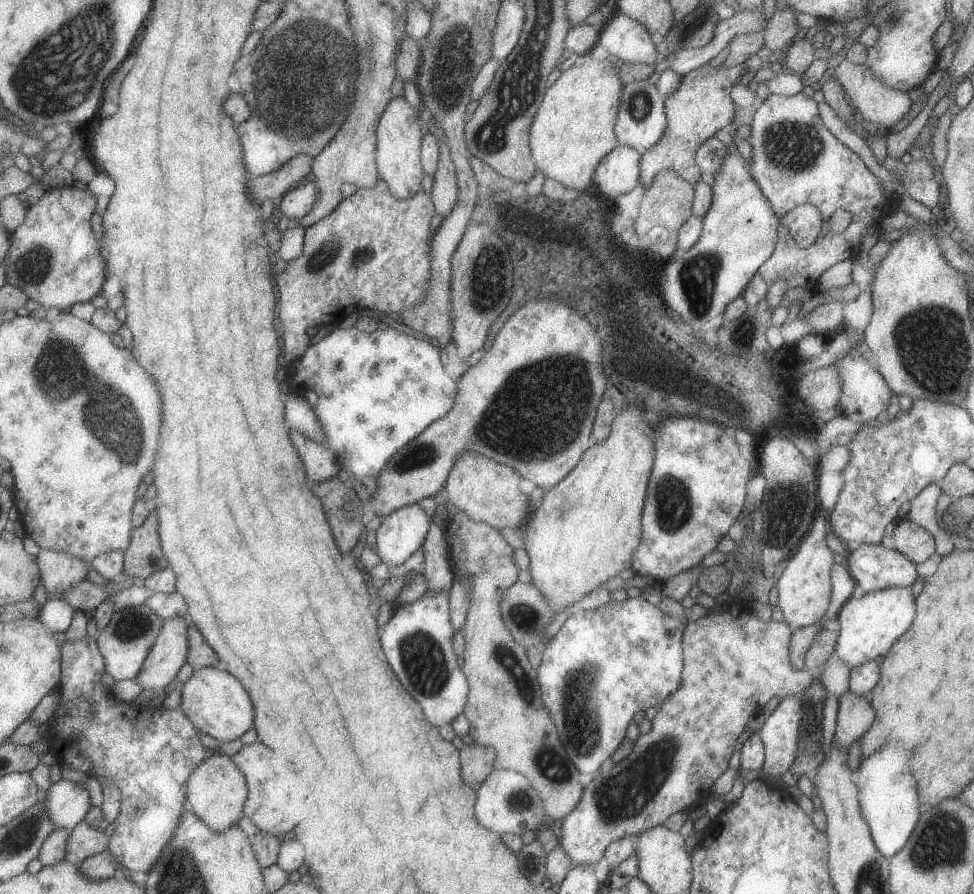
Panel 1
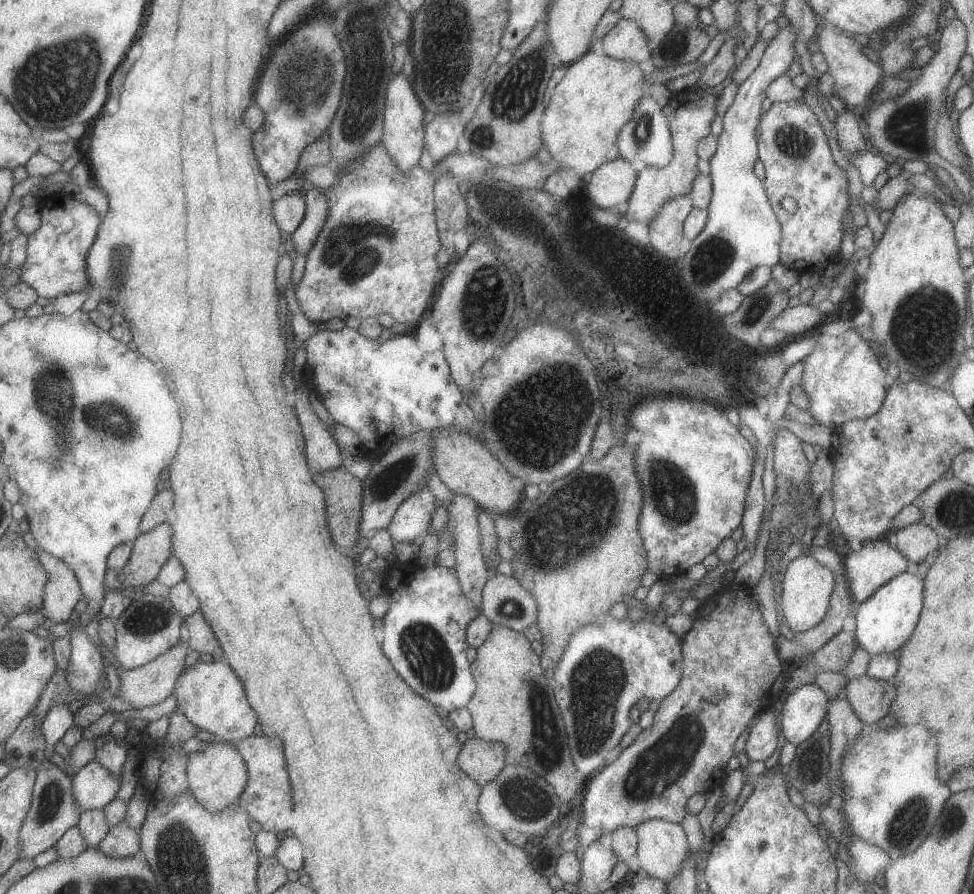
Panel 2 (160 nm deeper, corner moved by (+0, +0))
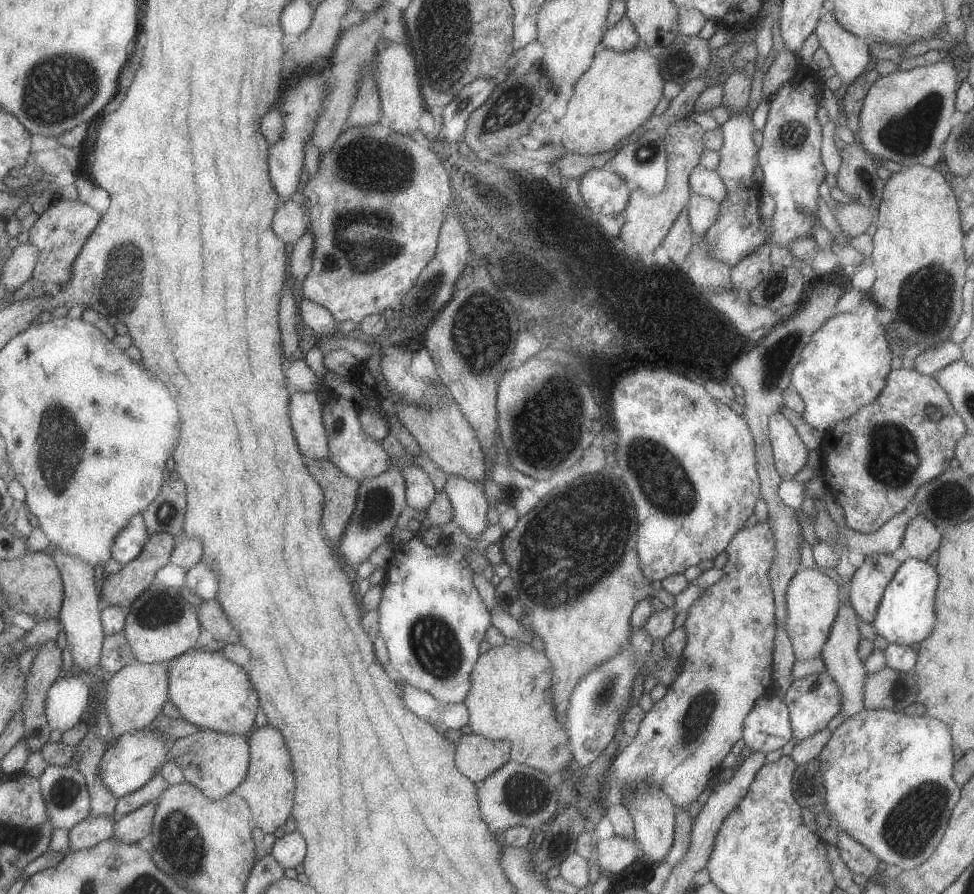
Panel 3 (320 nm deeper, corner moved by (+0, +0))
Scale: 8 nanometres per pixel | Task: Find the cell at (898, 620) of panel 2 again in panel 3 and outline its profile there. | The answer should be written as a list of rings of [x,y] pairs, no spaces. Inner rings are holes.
[[[909,556],[896,570],[894,578],[884,591],[877,615],[871,624],[877,636],[882,635],[889,642],[885,648],[888,667],[900,672],[914,670],[918,653],[910,645],[920,644],[934,630],[937,621],[935,598],[938,583],[937,568],[919,558]]]

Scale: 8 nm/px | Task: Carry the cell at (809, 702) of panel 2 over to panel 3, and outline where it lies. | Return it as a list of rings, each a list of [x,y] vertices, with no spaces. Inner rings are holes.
[[[827,669],[797,678],[787,690],[784,700],[789,708],[793,736],[799,742],[826,728],[828,722],[841,712],[841,692],[838,683],[829,675]]]

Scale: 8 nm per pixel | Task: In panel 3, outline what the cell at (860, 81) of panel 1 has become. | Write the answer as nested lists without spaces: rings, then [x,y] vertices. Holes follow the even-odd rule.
[[[830,4],[822,10],[814,33],[830,55],[832,68],[843,81],[843,89],[868,70],[872,60],[868,42],[842,26]]]

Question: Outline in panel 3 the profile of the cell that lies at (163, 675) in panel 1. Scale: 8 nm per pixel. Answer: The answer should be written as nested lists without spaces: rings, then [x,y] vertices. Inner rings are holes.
[[[136,660],[124,665],[105,684],[105,711],[111,726],[111,736],[116,738],[148,727],[162,712],[168,700],[167,663],[141,663]]]

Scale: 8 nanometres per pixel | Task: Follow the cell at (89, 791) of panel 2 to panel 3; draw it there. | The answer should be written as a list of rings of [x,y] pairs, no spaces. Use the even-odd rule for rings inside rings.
[[[145,729],[119,736],[102,757],[100,776],[117,798],[138,790],[145,790],[147,782],[168,762],[168,751],[172,740],[157,729]]]

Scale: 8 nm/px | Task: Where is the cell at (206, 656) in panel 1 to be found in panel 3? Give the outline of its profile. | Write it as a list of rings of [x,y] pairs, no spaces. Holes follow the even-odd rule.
[[[218,599],[204,601],[198,606],[197,615],[202,628],[211,632],[214,639],[230,644],[240,642],[240,634],[236,634],[236,630],[232,628]]]

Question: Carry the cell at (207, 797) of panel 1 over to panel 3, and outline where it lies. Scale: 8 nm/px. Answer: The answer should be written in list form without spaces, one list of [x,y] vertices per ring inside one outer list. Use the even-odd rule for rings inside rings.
[[[201,729],[187,737],[172,740],[168,761],[181,768],[185,780],[196,785],[213,801],[235,791],[247,777],[250,760],[249,740],[238,733],[224,734],[210,729]]]

